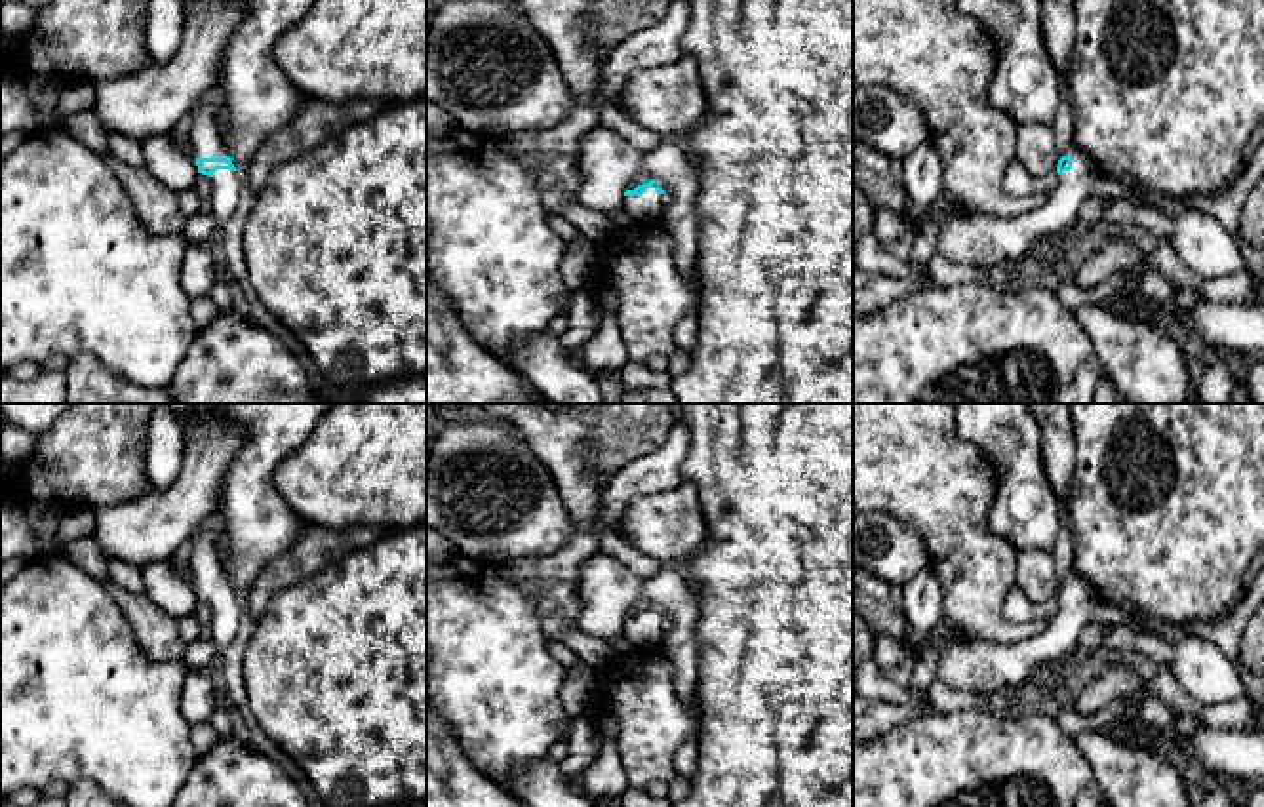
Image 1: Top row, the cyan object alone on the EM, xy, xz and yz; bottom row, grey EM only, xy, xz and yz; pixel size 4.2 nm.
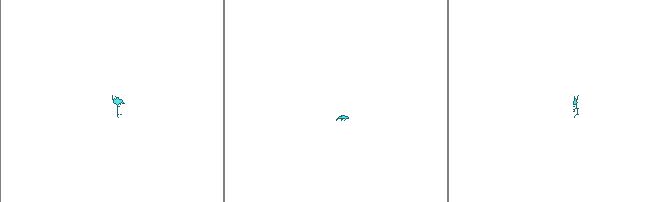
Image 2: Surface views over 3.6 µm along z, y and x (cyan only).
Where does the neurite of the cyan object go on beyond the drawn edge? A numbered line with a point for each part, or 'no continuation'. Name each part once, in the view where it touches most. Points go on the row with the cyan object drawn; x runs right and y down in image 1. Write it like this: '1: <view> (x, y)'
1: xz (646, 208)

